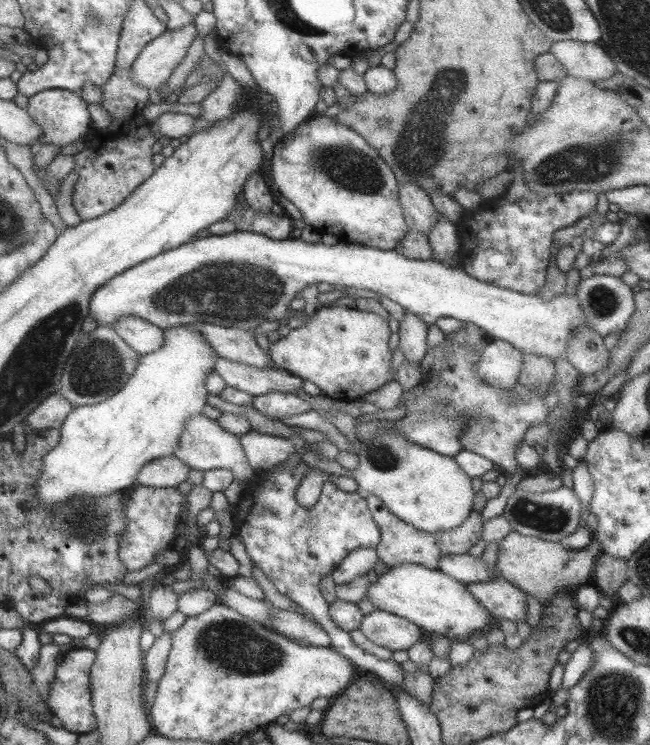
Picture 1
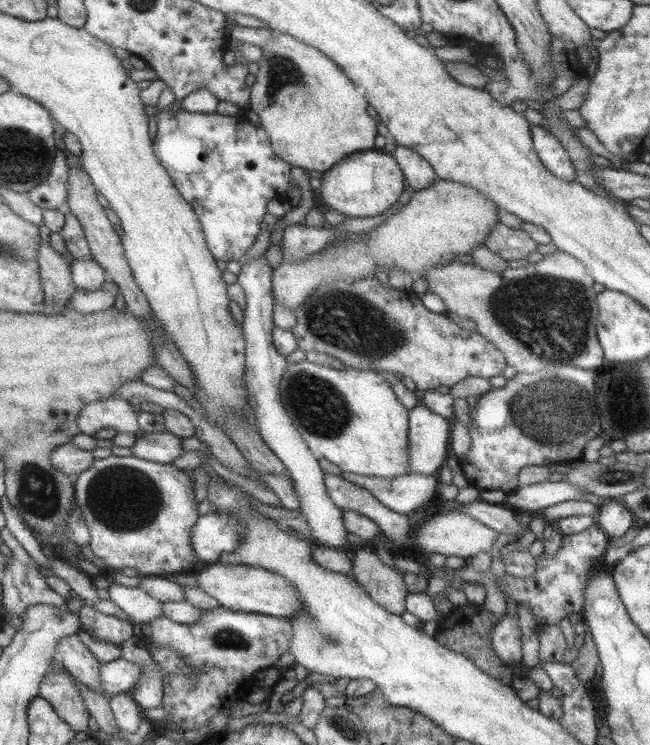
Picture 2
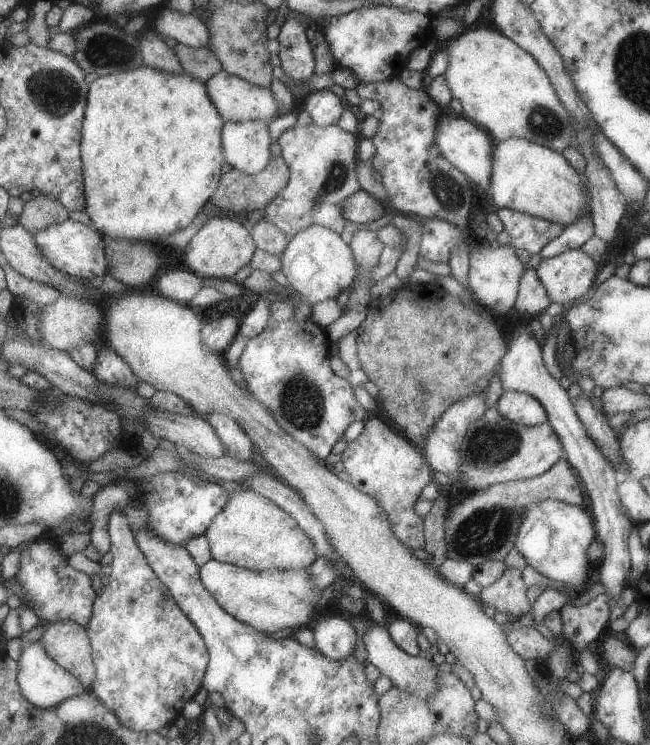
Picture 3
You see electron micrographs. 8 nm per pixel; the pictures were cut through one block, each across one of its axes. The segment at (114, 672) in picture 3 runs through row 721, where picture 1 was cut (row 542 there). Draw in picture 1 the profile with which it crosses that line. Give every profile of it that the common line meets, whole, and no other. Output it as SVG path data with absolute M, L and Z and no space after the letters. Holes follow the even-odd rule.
M134 484L125 499L124 530L118 540L118 560L126 572L136 572L154 563L155 554L175 551L180 540L175 535L185 506L181 492L175 487L153 488Z

